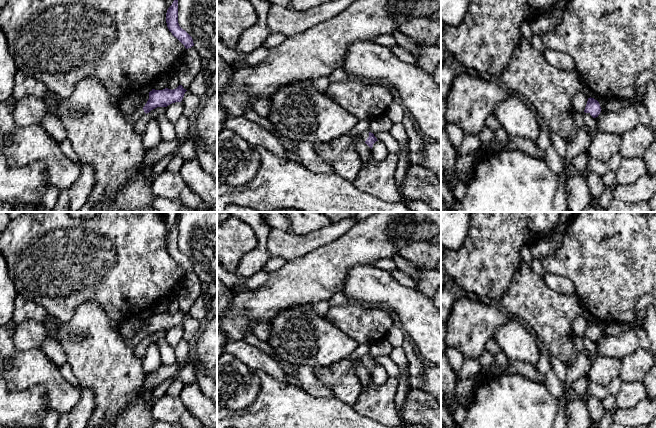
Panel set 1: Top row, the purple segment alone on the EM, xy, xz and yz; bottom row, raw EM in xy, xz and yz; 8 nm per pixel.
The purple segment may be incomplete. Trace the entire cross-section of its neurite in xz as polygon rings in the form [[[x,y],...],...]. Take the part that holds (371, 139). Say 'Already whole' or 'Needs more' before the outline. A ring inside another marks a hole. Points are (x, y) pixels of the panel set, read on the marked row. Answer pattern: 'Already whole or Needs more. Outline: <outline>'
Needs more. Outline: [[[365,131],[357,135],[347,134],[328,143],[315,143],[314,149],[333,165],[334,173],[353,182],[362,167],[355,148],[357,140],[363,140],[371,149],[378,141],[373,133]]]

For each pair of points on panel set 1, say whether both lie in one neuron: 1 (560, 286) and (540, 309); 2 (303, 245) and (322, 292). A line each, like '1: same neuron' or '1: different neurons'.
1: different neurons
2: different neurons

